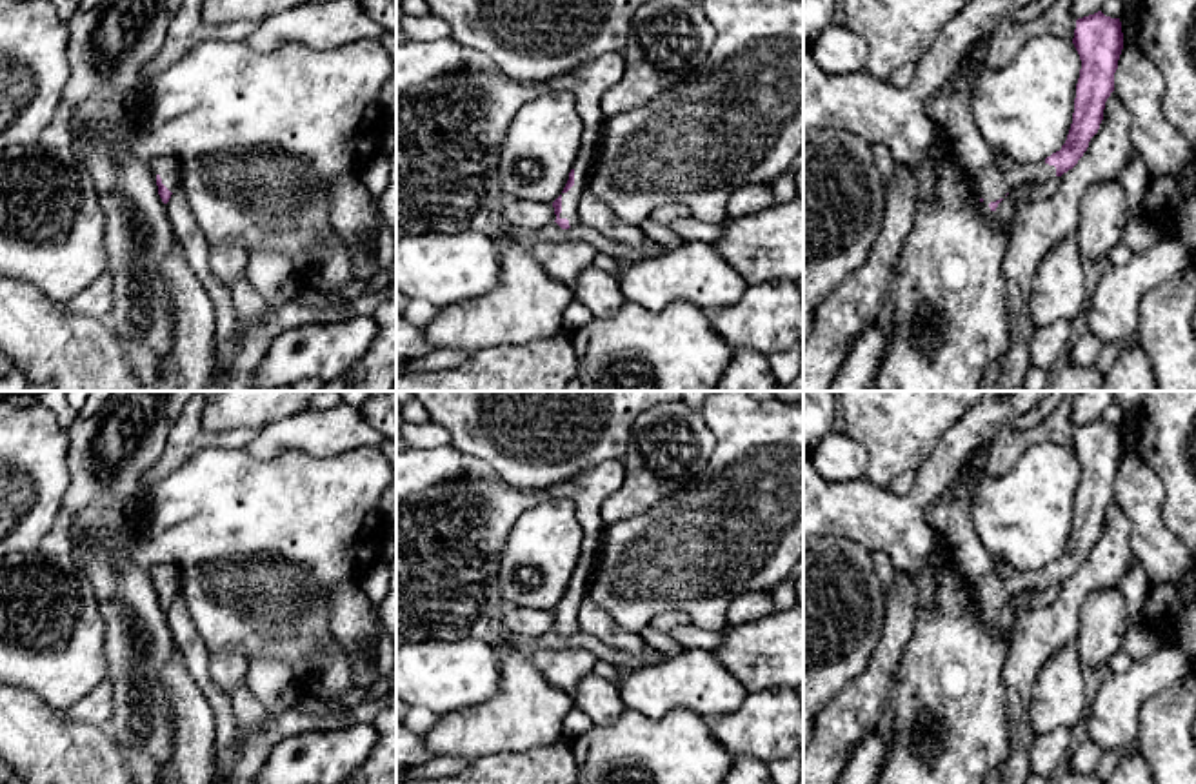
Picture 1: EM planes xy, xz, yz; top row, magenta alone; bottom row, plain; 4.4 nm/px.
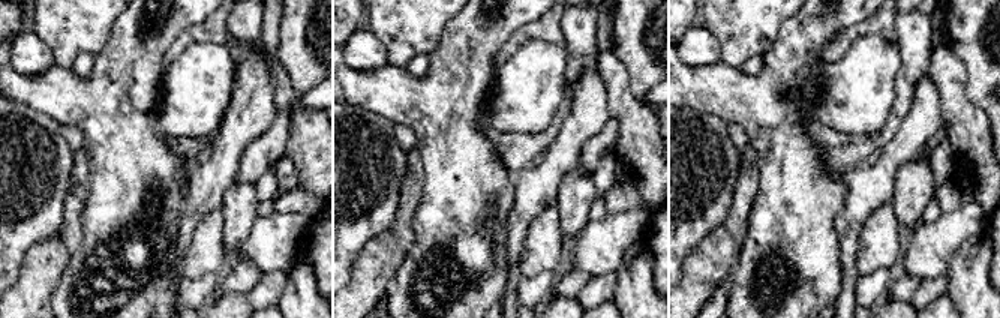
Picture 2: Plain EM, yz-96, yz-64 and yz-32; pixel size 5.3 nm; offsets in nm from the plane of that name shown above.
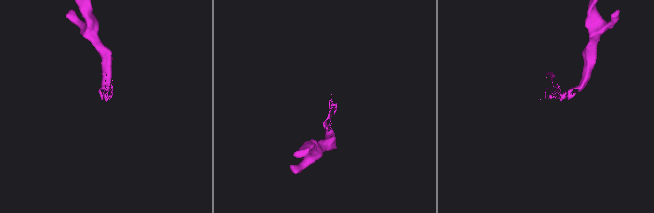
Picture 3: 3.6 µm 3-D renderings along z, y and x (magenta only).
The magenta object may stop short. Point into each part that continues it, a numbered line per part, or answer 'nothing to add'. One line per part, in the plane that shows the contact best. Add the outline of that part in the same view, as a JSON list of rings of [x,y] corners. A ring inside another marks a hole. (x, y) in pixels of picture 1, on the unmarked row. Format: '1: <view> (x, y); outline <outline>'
1: xz (449, 539); outline [[[622,460],[602,462],[571,480],[547,489],[518,489],[502,480],[462,477],[436,484],[413,497],[396,498],[396,644],[478,638],[500,653],[500,688],[485,702],[442,715],[424,737],[433,755],[451,755],[467,764],[480,757],[505,751],[529,751],[563,737],[562,722],[574,708],[574,699],[551,686],[509,642],[502,618],[509,608],[500,595],[500,553],[518,517],[540,502],[569,498],[582,526],[582,555],[574,568],[574,593],[562,600],[560,626],[576,633],[578,609],[589,597],[605,522],[600,508],[623,484]]]

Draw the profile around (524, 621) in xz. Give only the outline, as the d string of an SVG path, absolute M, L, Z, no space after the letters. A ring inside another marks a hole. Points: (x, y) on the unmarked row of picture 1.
M507 608L502 624L511 633L533 638L543 637L556 628L553 611L531 608Z

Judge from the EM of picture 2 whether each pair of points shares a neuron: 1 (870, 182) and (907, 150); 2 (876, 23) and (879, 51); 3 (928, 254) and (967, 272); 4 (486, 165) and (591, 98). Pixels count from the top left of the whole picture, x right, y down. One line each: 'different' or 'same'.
1: same
2: different
3: different
4: different

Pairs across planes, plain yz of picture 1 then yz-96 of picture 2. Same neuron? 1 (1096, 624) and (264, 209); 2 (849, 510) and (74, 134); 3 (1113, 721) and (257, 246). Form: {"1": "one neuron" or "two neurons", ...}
{"1": "two neurons", "2": "two neurons", "3": "one neuron"}

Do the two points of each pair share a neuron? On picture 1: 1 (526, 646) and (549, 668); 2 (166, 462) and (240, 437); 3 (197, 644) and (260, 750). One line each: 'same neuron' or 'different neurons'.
1: different neurons
2: same neuron
3: same neuron

